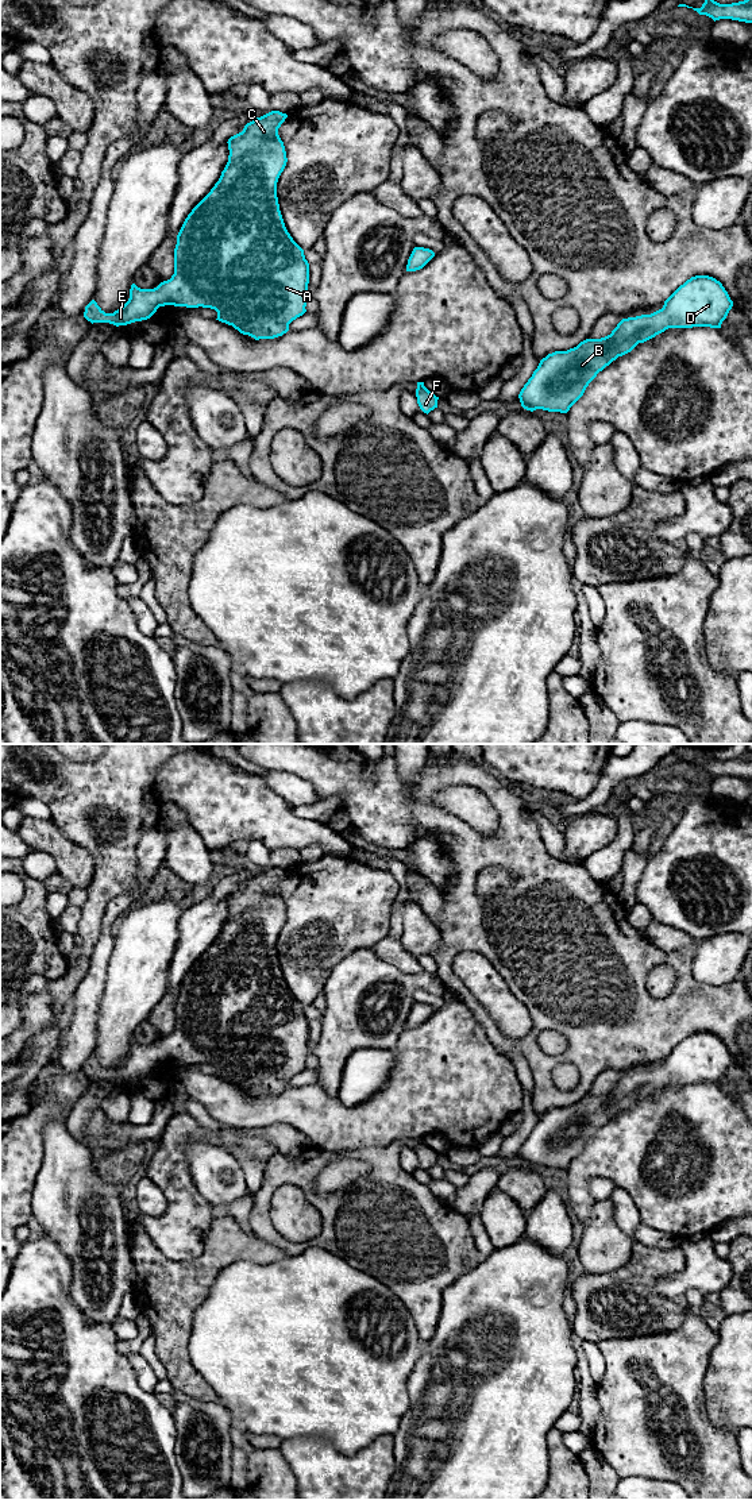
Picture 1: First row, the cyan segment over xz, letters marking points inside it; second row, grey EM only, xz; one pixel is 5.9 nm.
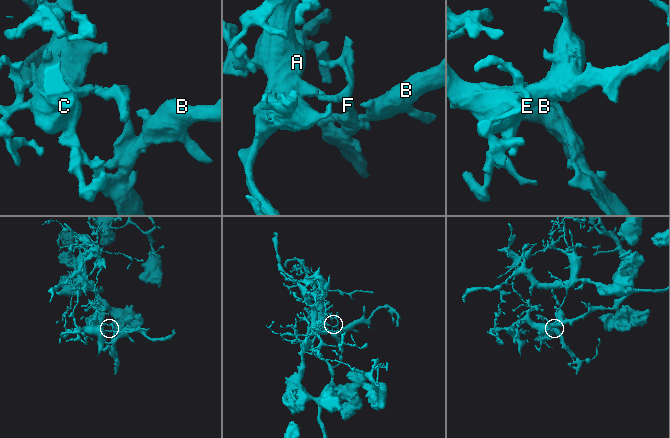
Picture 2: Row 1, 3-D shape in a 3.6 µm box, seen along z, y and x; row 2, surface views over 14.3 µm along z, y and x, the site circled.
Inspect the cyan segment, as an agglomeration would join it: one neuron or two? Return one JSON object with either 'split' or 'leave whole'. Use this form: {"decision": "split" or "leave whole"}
{"decision": "leave whole"}

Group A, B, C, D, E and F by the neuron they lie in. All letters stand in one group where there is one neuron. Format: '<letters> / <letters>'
A B C D E F

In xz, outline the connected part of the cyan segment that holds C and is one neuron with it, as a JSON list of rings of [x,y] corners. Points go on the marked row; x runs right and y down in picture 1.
[[[271,111],[247,123],[242,132],[228,139],[228,162],[211,192],[192,209],[185,219],[174,248],[174,274],[154,289],[131,285],[128,301],[113,313],[105,313],[95,300],[84,312],[93,323],[109,323],[116,327],[150,319],[159,306],[174,305],[186,308],[211,308],[217,312],[221,323],[232,325],[243,335],[255,340],[274,339],[289,331],[289,324],[302,316],[309,300],[309,263],[304,250],[288,232],[277,197],[277,182],[288,158],[278,128],[286,113]]]

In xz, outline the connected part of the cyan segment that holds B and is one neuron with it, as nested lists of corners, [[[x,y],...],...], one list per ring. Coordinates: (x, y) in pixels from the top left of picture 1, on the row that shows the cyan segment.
[[[709,275],[691,277],[662,309],[622,319],[605,338],[586,339],[574,348],[543,358],[518,394],[521,406],[531,412],[567,413],[599,371],[639,343],[668,328],[721,328],[732,306],[733,301],[720,281]]]

